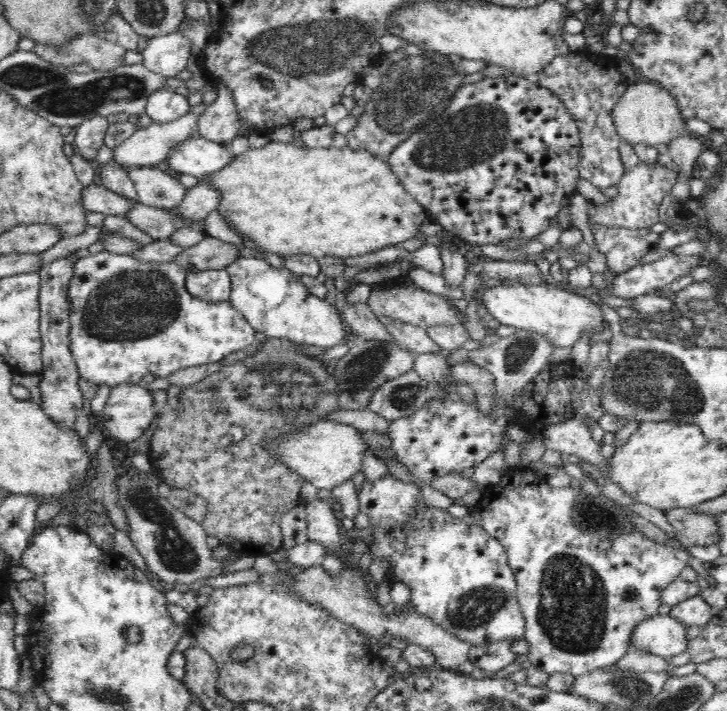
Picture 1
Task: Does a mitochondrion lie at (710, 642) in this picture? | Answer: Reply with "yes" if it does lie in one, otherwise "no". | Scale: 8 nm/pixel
no

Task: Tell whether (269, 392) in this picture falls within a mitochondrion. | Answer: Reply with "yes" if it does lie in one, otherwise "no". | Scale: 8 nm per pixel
yes

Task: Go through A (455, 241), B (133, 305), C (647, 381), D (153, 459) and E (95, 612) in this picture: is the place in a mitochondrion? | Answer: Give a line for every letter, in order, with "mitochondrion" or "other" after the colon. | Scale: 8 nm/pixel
A: other
B: mitochondrion
C: mitochondrion
D: other
E: other

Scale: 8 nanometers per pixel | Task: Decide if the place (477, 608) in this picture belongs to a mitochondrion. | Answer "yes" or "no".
yes

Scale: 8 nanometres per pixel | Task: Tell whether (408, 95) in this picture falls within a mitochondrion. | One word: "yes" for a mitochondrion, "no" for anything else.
yes

